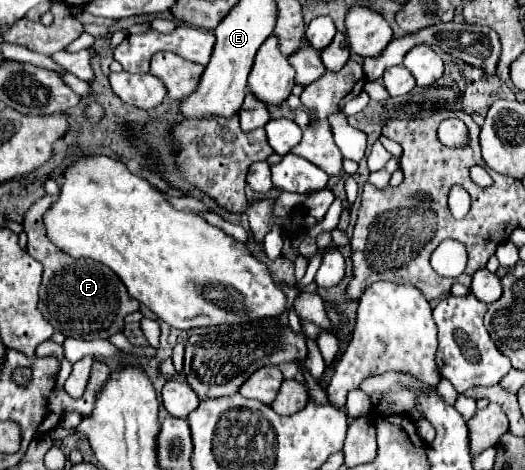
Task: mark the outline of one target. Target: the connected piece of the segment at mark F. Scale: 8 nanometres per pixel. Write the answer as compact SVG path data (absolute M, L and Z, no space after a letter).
M43 196L23 216L23 226L29 236L29 254L35 260L39 260L45 268L39 290L39 310L49 320L49 324L53 324L53 328L63 332L67 338L107 340L111 334L123 330L125 314L139 310L139 302L129 296L129 292L123 288L123 282L111 268L95 260L71 258L65 252L61 252L53 242L49 242L49 238L45 236L43 216L53 202L51 196Z

